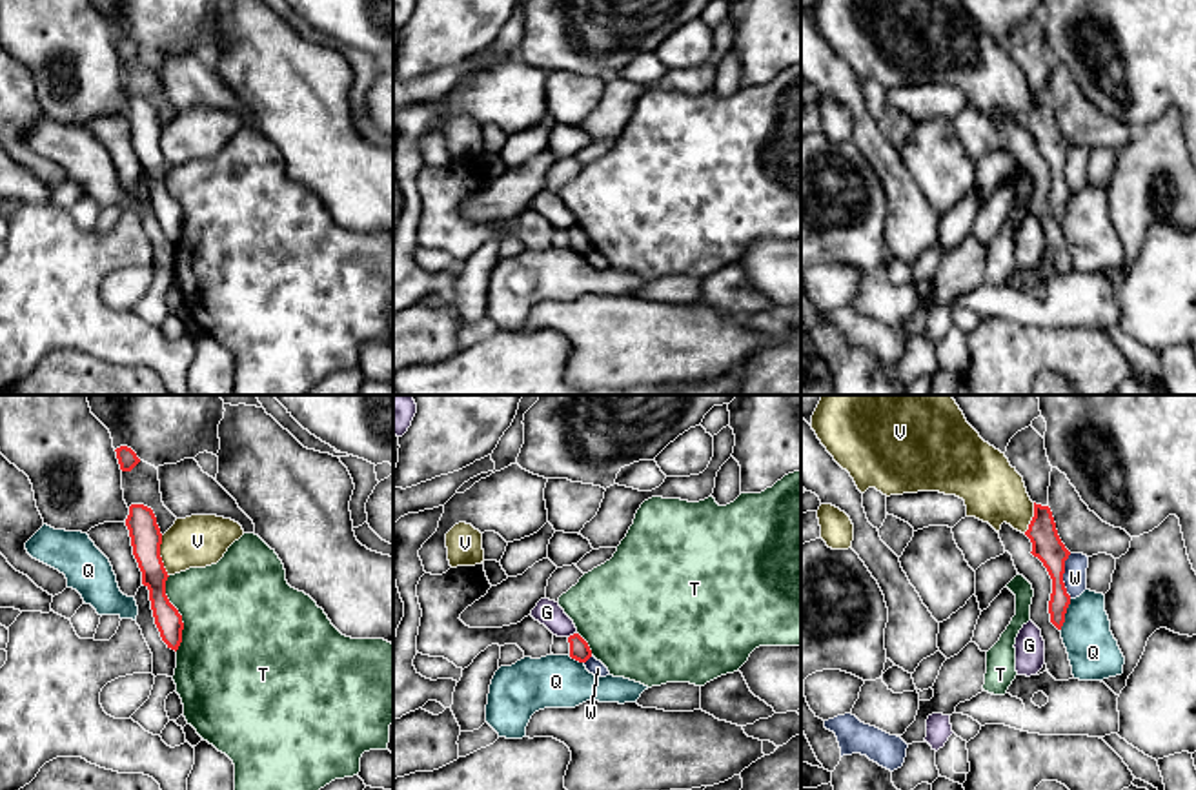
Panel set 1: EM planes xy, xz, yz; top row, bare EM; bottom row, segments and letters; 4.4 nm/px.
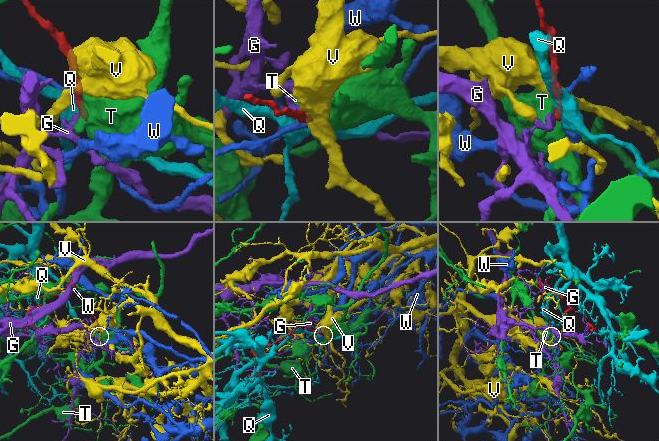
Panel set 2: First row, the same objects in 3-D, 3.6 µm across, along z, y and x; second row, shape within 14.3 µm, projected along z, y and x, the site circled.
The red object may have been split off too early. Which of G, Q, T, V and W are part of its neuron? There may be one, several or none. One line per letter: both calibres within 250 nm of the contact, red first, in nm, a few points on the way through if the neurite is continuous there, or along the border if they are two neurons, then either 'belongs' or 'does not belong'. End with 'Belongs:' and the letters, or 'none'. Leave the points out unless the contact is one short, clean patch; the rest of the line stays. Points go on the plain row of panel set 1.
G: calibres 90 and 110 nm; border xz (576, 224), (568, 230); does not belong
Q: calibres 100 and 220 nm; border yz (1071, 192), (1060, 222); does not belong
T: calibres 120 and 480 nm; border xy (168, 168), (166, 190), (182, 215), (182, 233), (177, 243); does not belong
V: calibres 140 and 240 nm; border xy (161, 128), (161, 153), (168, 168); does not belong
W: calibres 140 and 110 nm; does not belong
Belongs: none

